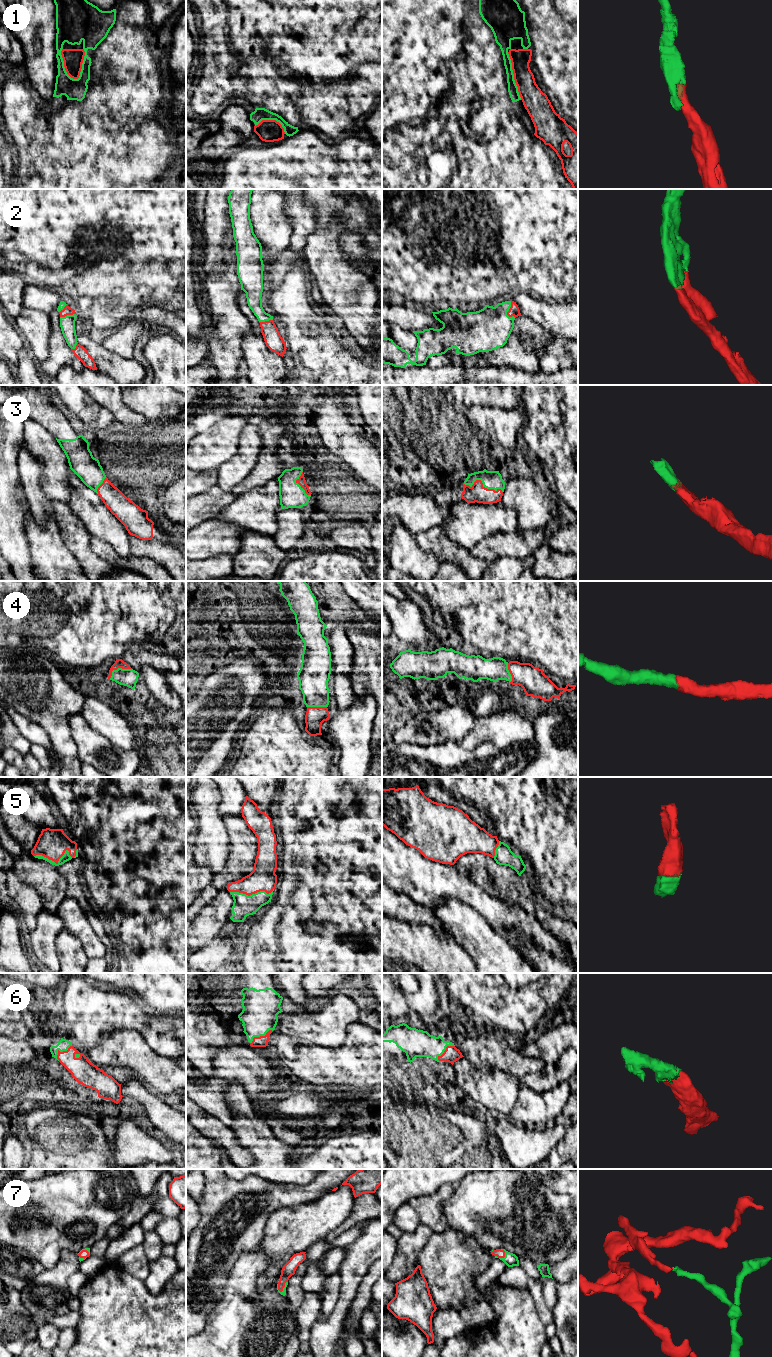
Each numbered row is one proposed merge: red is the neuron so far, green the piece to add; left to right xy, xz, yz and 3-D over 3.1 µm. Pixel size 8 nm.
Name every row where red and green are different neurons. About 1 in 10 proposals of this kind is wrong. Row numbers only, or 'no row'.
no row

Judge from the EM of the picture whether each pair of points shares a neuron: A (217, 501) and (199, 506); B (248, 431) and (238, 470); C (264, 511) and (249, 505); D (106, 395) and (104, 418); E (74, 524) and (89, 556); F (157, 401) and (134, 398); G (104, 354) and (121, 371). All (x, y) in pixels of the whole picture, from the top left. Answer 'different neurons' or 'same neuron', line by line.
A: same neuron
B: same neuron
C: same neuron
D: different neurons
E: same neuron
F: same neuron
G: same neuron

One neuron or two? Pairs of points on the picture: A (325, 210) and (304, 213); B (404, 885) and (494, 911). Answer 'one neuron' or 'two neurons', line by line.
A: two neurons
B: one neuron

